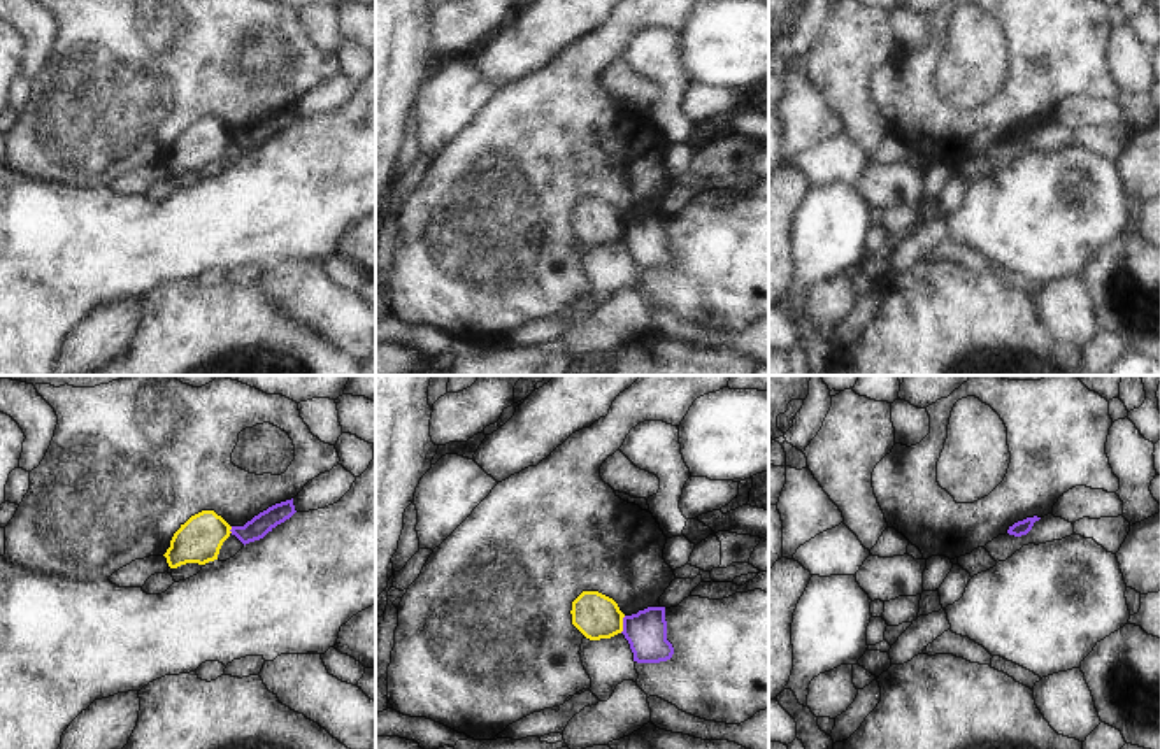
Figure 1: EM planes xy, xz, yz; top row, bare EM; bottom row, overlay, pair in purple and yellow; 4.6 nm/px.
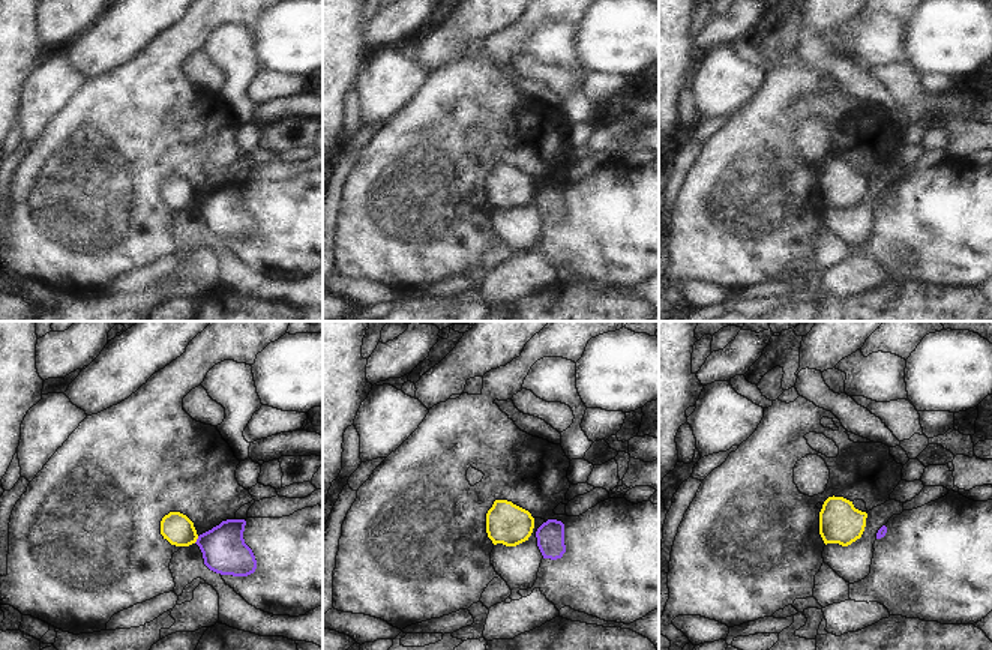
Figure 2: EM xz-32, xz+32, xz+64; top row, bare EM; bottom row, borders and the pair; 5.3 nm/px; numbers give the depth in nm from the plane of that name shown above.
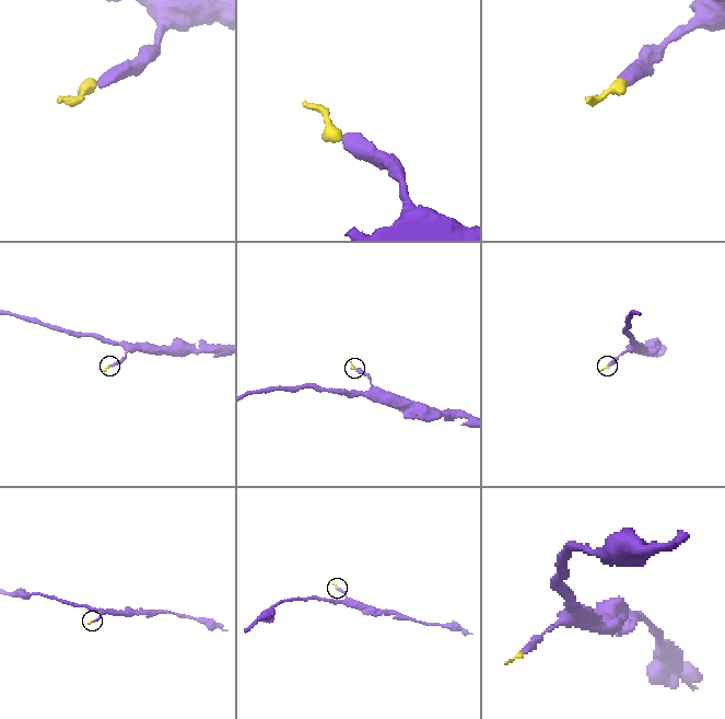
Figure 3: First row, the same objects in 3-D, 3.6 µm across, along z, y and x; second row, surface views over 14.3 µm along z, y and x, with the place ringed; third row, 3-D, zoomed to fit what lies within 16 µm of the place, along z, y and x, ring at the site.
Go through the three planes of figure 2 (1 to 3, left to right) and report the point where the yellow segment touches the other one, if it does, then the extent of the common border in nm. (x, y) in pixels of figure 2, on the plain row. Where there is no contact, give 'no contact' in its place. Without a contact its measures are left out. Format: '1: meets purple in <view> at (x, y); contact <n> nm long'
1: meets purple in xz-32 at (197, 203); contact 50 nm long
2: no contact
3: no contact

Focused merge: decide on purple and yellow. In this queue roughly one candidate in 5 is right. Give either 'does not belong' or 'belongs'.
does not belong

